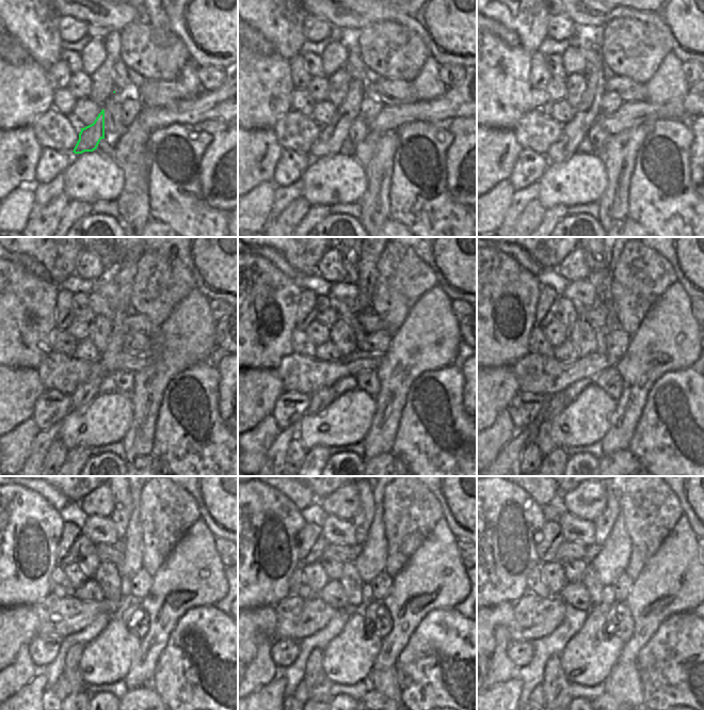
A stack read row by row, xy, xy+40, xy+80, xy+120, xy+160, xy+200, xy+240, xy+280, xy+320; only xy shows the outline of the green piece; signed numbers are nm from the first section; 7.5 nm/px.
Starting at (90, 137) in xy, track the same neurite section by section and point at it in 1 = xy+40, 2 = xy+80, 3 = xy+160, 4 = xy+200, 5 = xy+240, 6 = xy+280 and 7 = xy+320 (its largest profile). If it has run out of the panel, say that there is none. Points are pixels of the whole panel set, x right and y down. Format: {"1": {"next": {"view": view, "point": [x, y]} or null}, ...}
{"1": {"next": {"view": "xy+40", "point": [332, 137]}}, "2": {"next": {"view": "xy+80", "point": [587, 112]}}, "3": {"next": {"view": "xy+160", "point": [367, 270]}}, "4": {"next": {"view": "xy+200", "point": [610, 258]}}, "5": {"next": {"view": "xy+240", "point": [72, 671]}}, "6": {"next": {"view": "xy+280", "point": [318, 684]}}, "7": {"next": {"view": "xy+320", "point": [556, 684]}}}

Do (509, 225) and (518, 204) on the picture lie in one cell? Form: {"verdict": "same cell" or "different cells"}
{"verdict": "same cell"}

